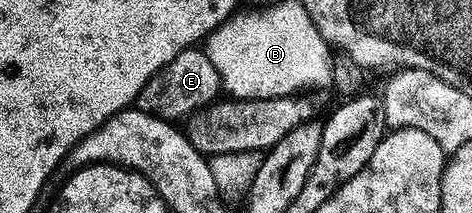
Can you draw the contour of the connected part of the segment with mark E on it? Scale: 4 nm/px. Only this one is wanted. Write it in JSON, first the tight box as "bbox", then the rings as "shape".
{"bbox":[136,47,222,123],"shape":[[[191,47],[180,51],[180,55],[172,59],[172,63],[156,71],[156,75],[152,75],[148,83],[144,83],[136,107],[148,115],[159,117],[162,121],[182,123],[199,110],[217,102],[222,92],[222,80],[216,67],[212,67],[208,55],[201,48]]]}

